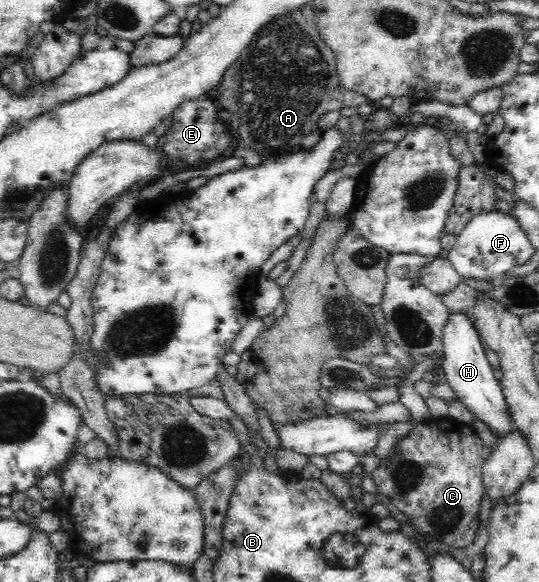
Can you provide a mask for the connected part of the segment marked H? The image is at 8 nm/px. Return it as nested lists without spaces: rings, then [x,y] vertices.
[[[450,311],[441,336],[442,352],[441,368],[445,373],[446,382],[449,383],[458,401],[468,407],[476,418],[490,427],[499,438],[508,434],[515,425],[508,419],[508,409],[502,393],[500,380],[494,376],[495,370],[490,366],[484,353],[485,344],[478,330],[468,318],[466,311]]]

